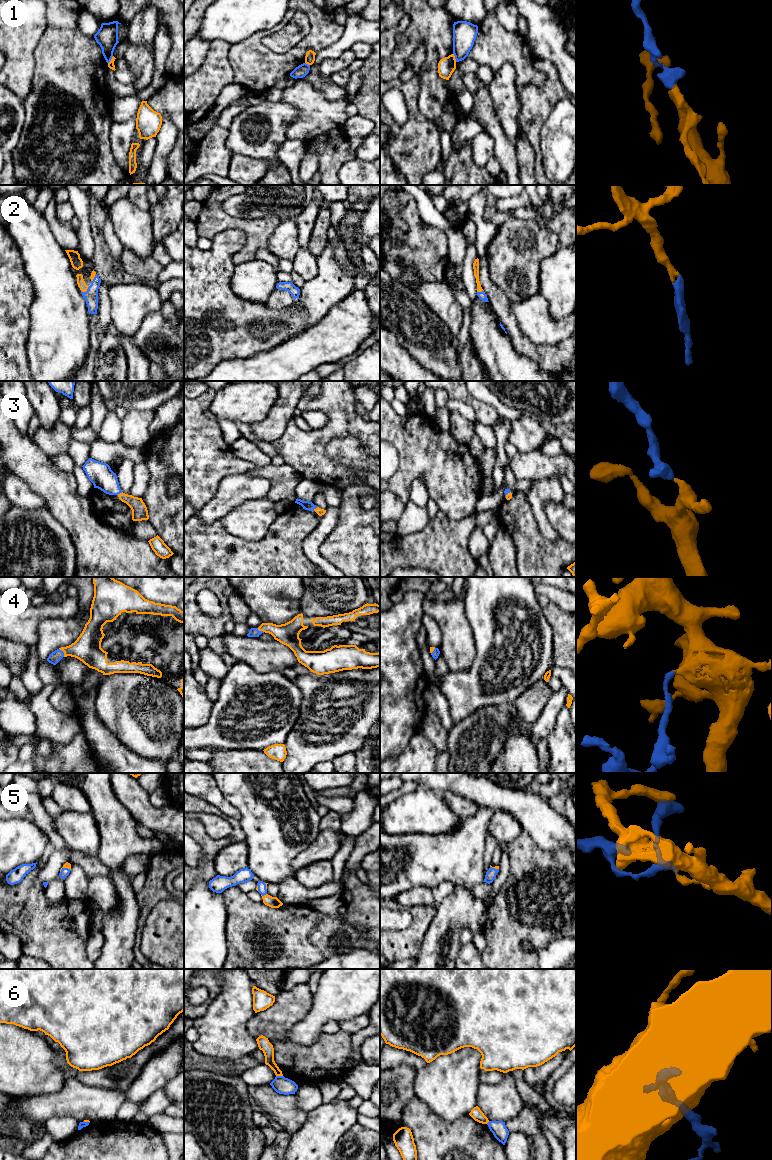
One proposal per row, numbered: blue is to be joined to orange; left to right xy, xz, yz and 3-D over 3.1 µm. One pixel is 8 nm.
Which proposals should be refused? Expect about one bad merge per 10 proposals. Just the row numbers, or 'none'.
1, 6

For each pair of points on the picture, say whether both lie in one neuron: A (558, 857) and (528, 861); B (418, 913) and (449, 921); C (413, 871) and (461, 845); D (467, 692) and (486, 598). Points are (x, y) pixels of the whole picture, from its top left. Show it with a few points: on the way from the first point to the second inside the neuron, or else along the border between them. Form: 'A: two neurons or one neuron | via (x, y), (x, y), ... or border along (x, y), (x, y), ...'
A: one neuron | via (551, 861), (535, 861)
B: two neurons | border along (437, 905), (435, 915), (423, 938)
C: one neuron | via (425, 860), (449, 857)
D: one neuron | via (478, 669), (485, 655), (485, 621)

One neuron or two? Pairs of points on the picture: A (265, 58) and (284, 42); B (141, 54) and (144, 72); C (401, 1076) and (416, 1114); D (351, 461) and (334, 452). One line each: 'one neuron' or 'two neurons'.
A: two neurons
B: one neuron
C: two neurons
D: one neuron

